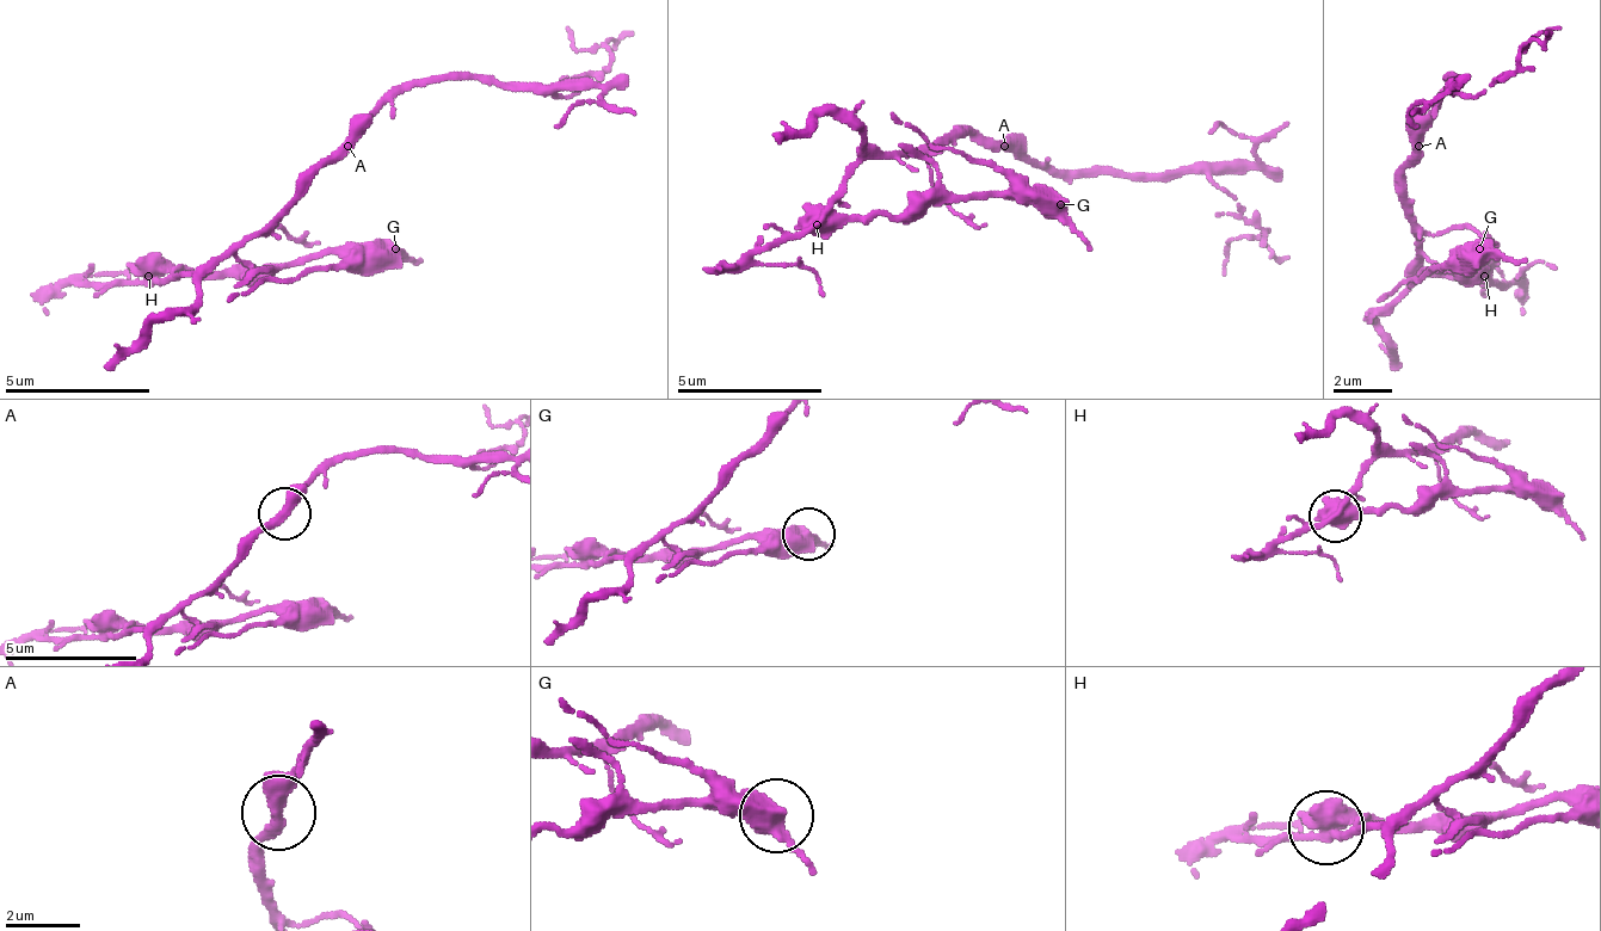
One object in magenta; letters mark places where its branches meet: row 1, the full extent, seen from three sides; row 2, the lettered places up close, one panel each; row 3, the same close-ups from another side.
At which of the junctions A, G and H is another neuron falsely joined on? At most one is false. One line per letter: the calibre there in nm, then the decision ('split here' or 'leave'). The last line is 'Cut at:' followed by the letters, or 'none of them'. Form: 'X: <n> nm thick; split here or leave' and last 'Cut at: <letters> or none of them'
A: 320 nm thick; leave
G: 550 nm thick; leave
H: 600 nm thick; split here
Cut at: H

